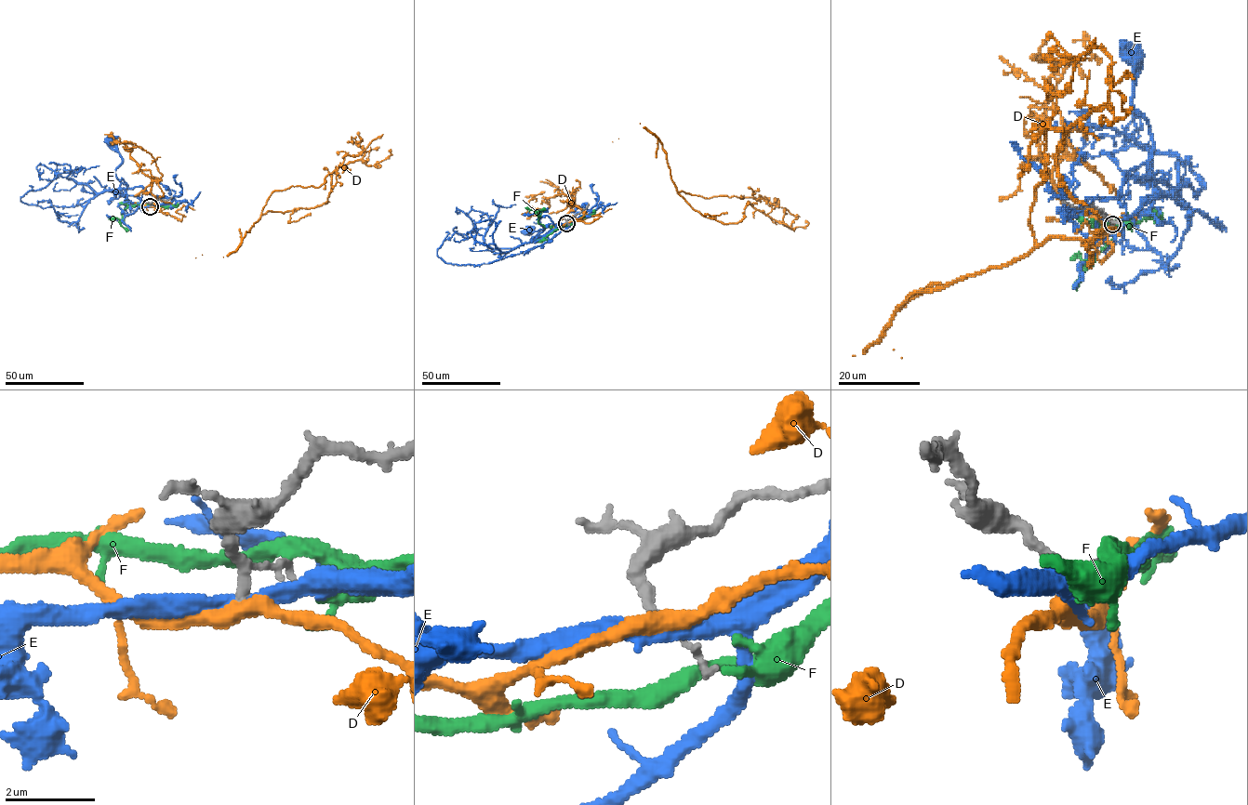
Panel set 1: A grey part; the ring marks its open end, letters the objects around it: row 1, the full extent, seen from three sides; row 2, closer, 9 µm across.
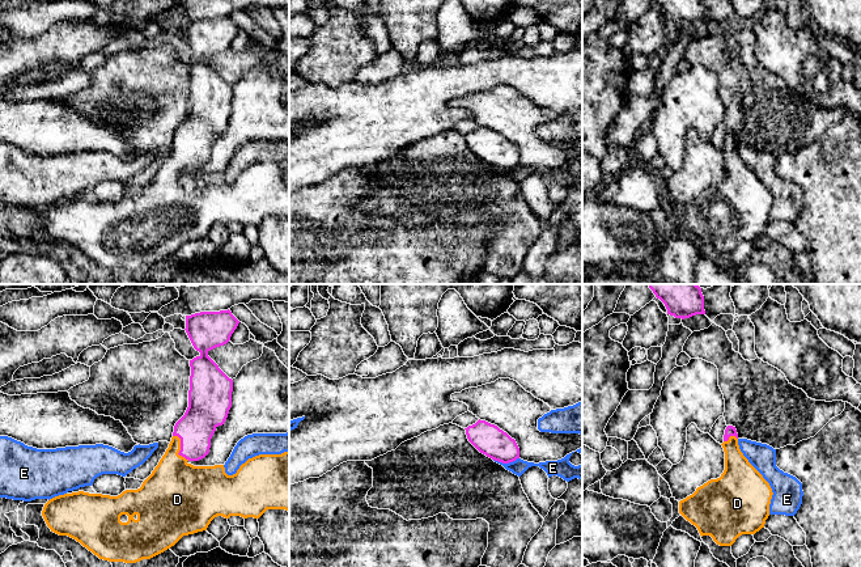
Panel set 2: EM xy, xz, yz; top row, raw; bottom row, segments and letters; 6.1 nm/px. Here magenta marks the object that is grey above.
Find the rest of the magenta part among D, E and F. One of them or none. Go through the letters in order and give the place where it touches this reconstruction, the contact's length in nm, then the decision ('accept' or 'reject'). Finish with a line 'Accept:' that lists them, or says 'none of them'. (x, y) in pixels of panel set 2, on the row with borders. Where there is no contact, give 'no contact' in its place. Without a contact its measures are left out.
D: contact xy (181, 448); length 190 nm; accept
E: contact xz (505, 462); length 160 nm; reject
F: no contact; reject
Accept: D

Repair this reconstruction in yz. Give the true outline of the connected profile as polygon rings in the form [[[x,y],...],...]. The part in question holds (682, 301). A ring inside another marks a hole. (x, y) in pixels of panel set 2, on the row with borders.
[[[648,284],[657,299],[659,299],[667,314],[675,318],[690,318],[705,314],[704,296],[697,284]]]

